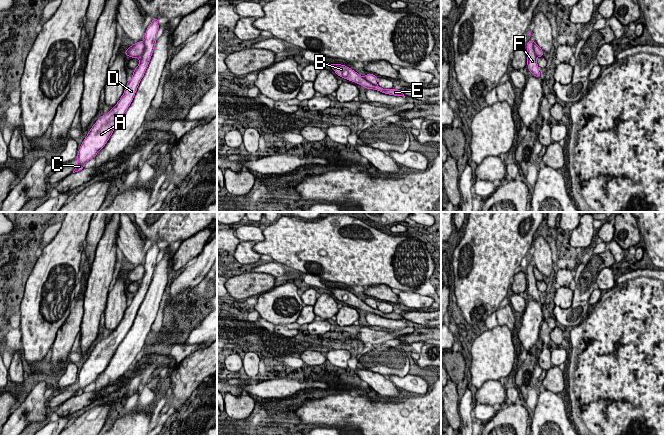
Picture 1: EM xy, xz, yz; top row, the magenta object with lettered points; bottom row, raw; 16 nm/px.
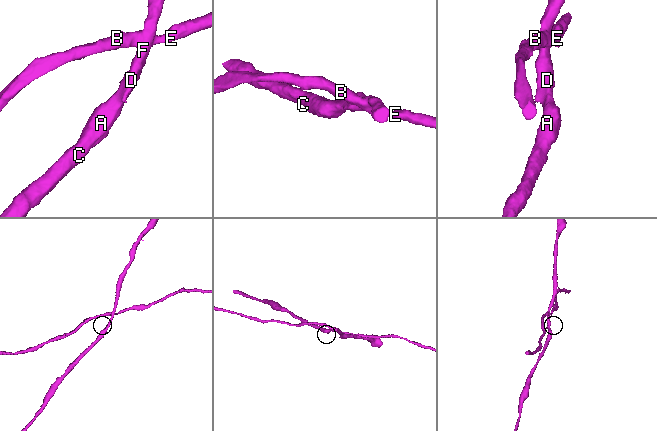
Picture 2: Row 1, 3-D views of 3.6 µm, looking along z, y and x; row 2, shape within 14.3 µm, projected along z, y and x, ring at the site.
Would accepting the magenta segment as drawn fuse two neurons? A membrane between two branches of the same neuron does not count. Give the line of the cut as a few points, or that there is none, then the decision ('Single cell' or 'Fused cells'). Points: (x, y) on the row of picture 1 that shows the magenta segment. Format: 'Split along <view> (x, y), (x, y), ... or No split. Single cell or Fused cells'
Split along xy (143, 42), (143, 52), (138, 57). Fused cells

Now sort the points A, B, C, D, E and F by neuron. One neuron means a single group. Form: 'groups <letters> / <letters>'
groups A C D F / B E

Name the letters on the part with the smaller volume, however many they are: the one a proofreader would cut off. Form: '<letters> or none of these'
B, E

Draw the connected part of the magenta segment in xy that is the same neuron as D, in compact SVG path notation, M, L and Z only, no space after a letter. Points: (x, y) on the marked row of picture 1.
M152 18L151 24L145 32L144 52L139 57L139 64L134 69L132 79L126 84L124 93L117 104L109 110L106 115L102 115L95 124L91 127L87 136L83 140L80 149L78 150L78 163L73 173L81 171L84 165L106 145L112 135L117 123L129 108L139 83L143 78L145 71L149 65L152 53L157 41L157 32L159 30L158 18Z

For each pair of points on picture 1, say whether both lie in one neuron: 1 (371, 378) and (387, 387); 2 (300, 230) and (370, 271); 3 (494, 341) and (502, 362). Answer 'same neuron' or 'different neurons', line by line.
1: same neuron
2: same neuron
3: same neuron

